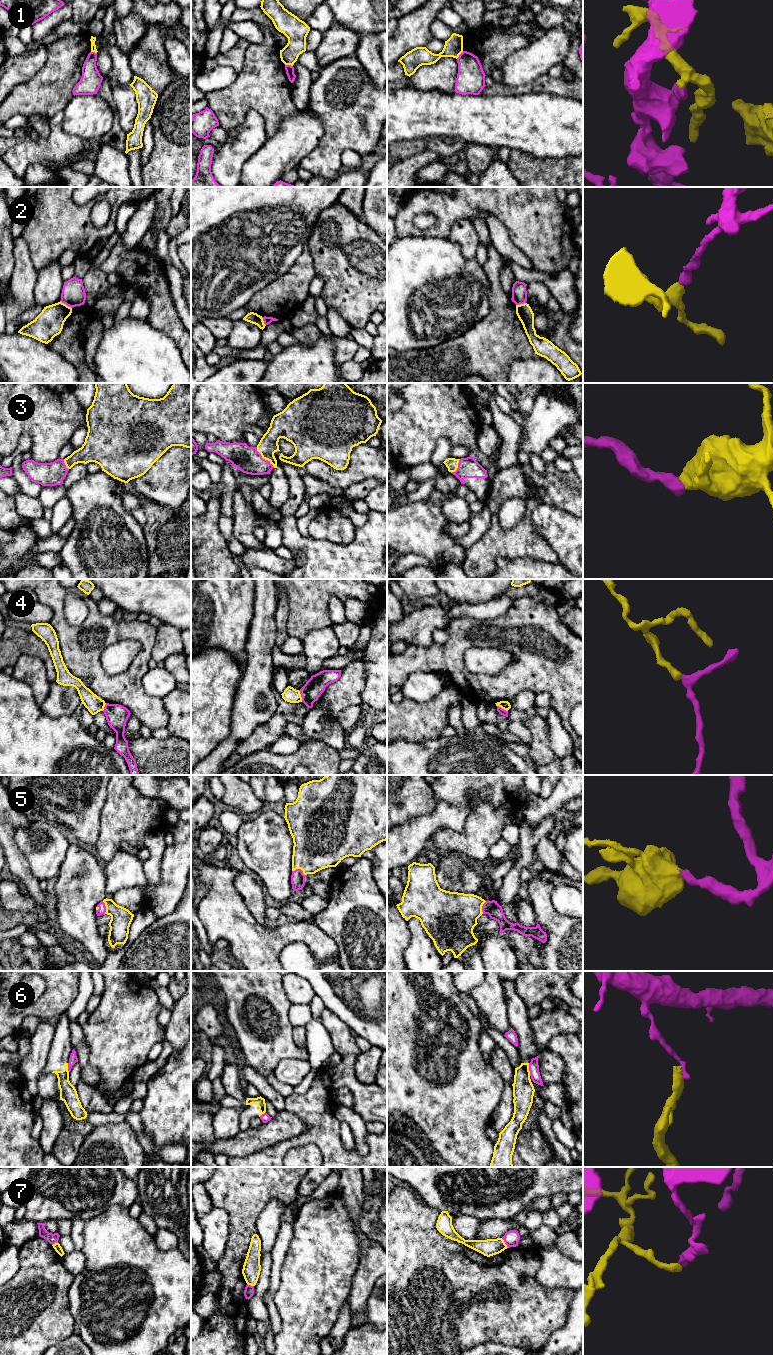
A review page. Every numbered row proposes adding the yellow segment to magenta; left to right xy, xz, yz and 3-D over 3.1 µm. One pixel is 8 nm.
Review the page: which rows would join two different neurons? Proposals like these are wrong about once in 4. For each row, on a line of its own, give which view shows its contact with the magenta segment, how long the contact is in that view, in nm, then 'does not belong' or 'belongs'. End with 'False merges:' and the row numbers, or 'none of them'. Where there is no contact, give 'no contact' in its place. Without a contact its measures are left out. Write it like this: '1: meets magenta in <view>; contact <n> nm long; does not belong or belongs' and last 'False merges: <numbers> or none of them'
1: meets magenta in xz; contact 70 nm long; does not belong
2: meets magenta in xy; contact 110 nm long; does not belong
3: meets magenta in xz; contact 220 nm long; belongs
4: meets magenta in xz; contact 100 nm long; does not belong
5: meets magenta in xz; contact 130 nm long; belongs
6: meets magenta in yz; contact 110 nm long; does not belong
7: meets magenta in yz; contact 100 nm long; does not belong
False merges: 1, 2, 4, 6, 7

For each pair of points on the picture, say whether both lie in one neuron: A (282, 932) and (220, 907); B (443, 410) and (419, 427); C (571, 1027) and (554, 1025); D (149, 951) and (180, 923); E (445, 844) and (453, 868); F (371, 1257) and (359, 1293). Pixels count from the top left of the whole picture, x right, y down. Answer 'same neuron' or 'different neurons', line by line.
A: same neuron
B: same neuron
C: same neuron
D: same neuron
E: different neurons
F: same neuron

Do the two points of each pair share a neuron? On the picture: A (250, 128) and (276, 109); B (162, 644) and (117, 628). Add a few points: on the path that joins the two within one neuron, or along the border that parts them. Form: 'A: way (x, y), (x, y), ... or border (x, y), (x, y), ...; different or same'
A: border (250, 109), (263, 118), (264, 131), (268, 137); different
B: border (157, 628), (151, 657); different

